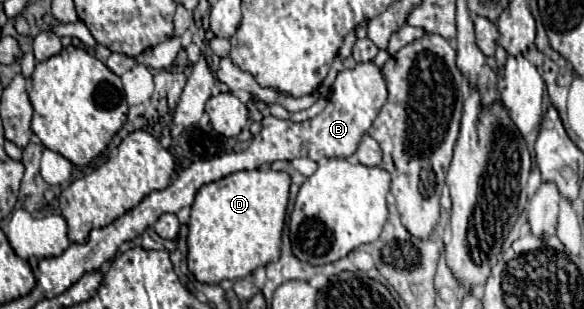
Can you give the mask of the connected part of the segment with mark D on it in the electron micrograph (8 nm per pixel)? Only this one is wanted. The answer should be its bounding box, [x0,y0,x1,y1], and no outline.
[187,168,291,284]

